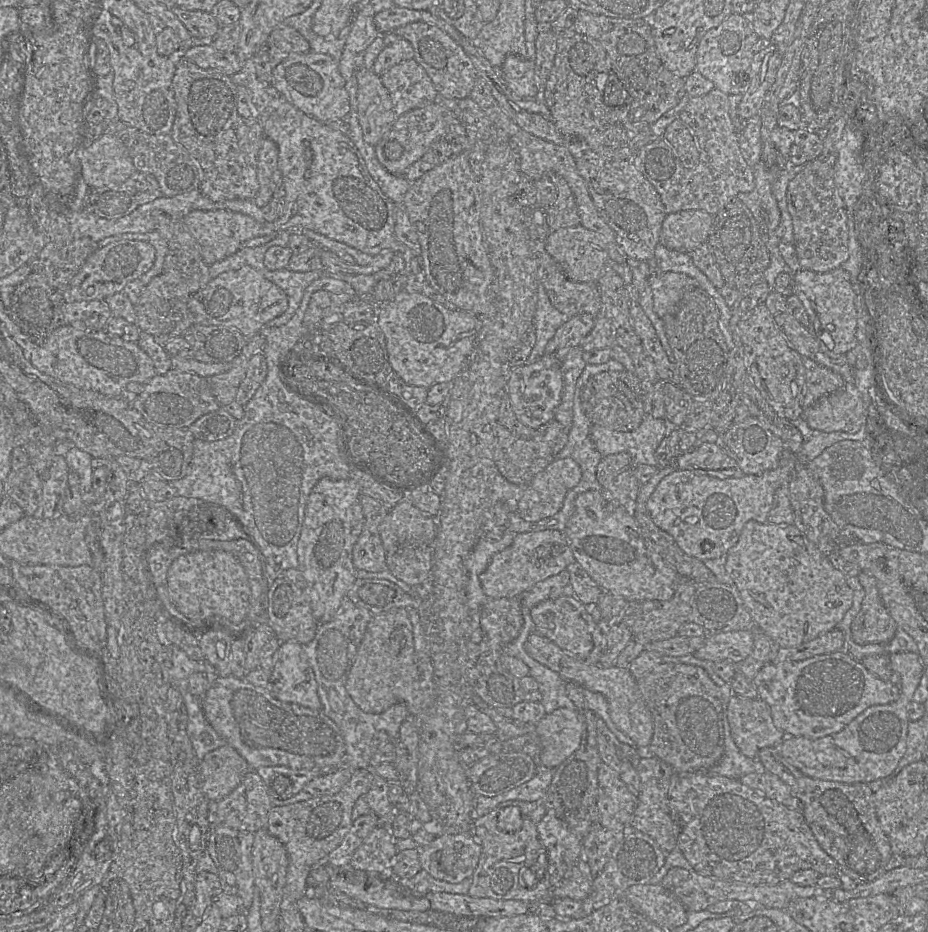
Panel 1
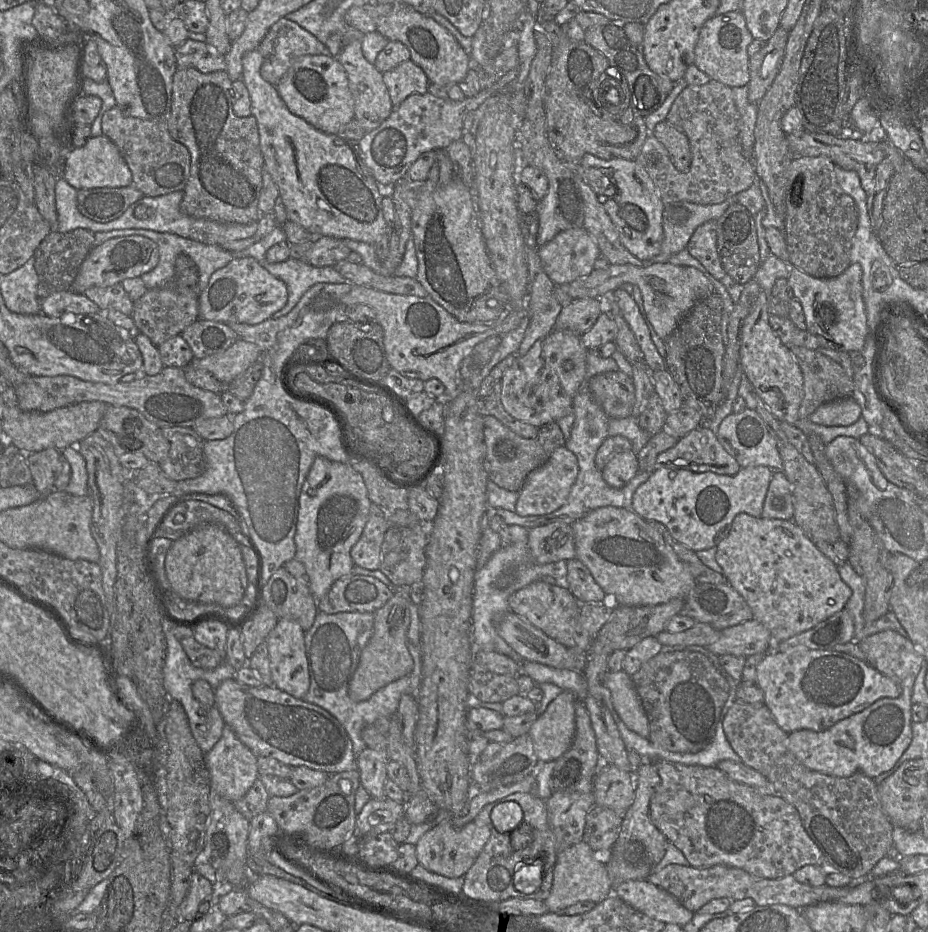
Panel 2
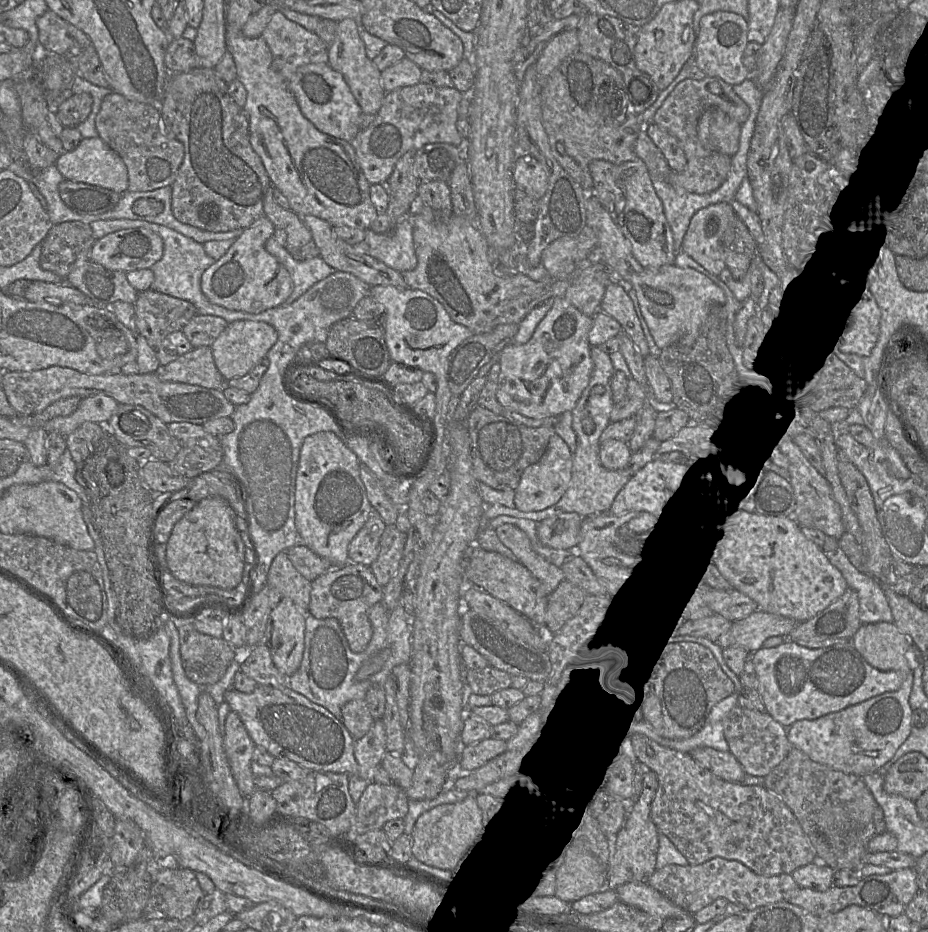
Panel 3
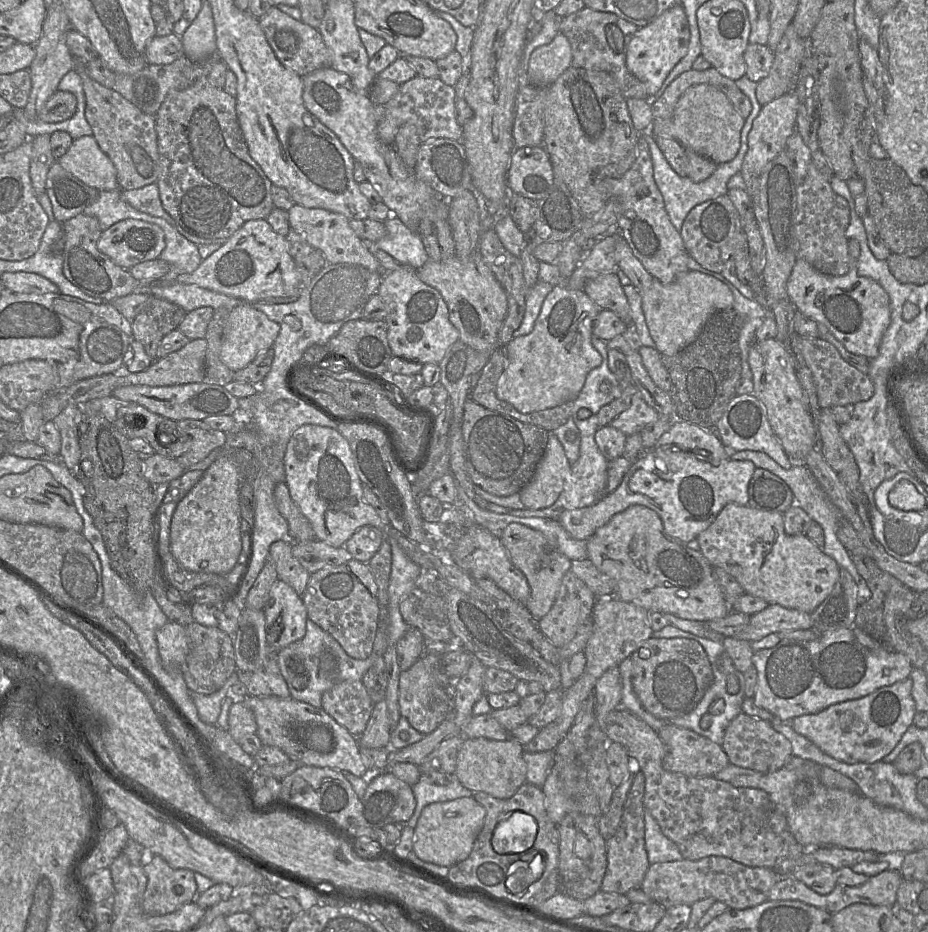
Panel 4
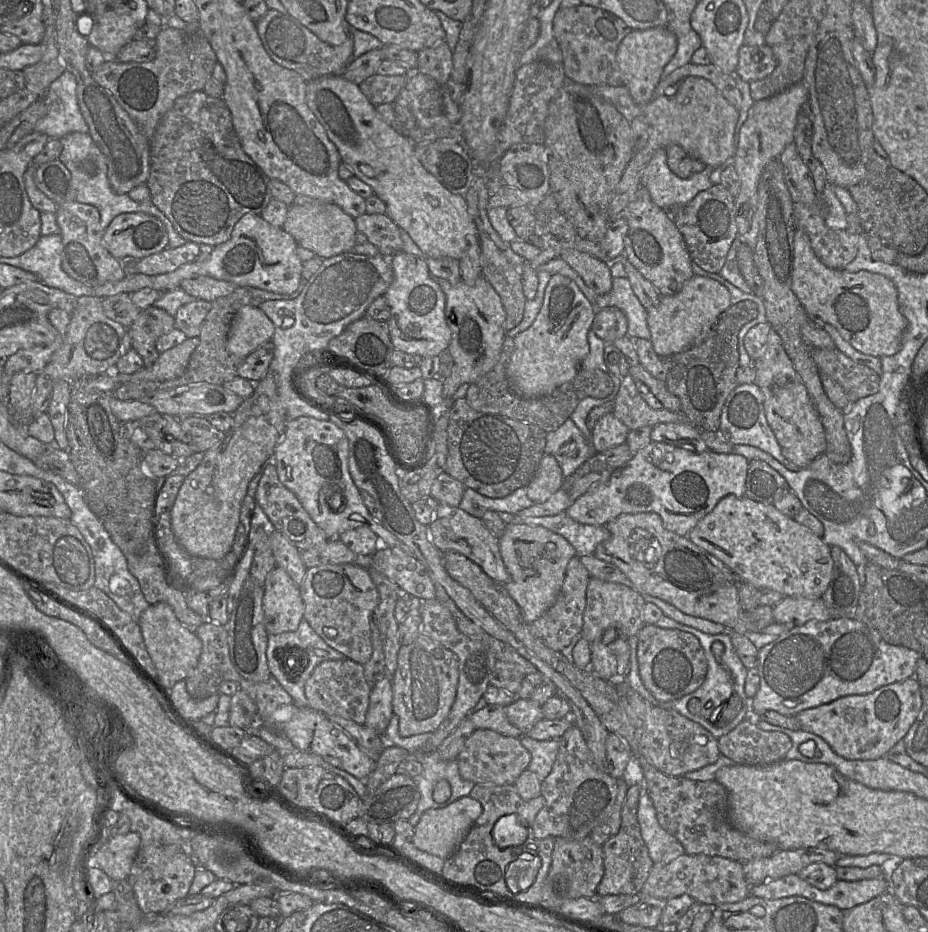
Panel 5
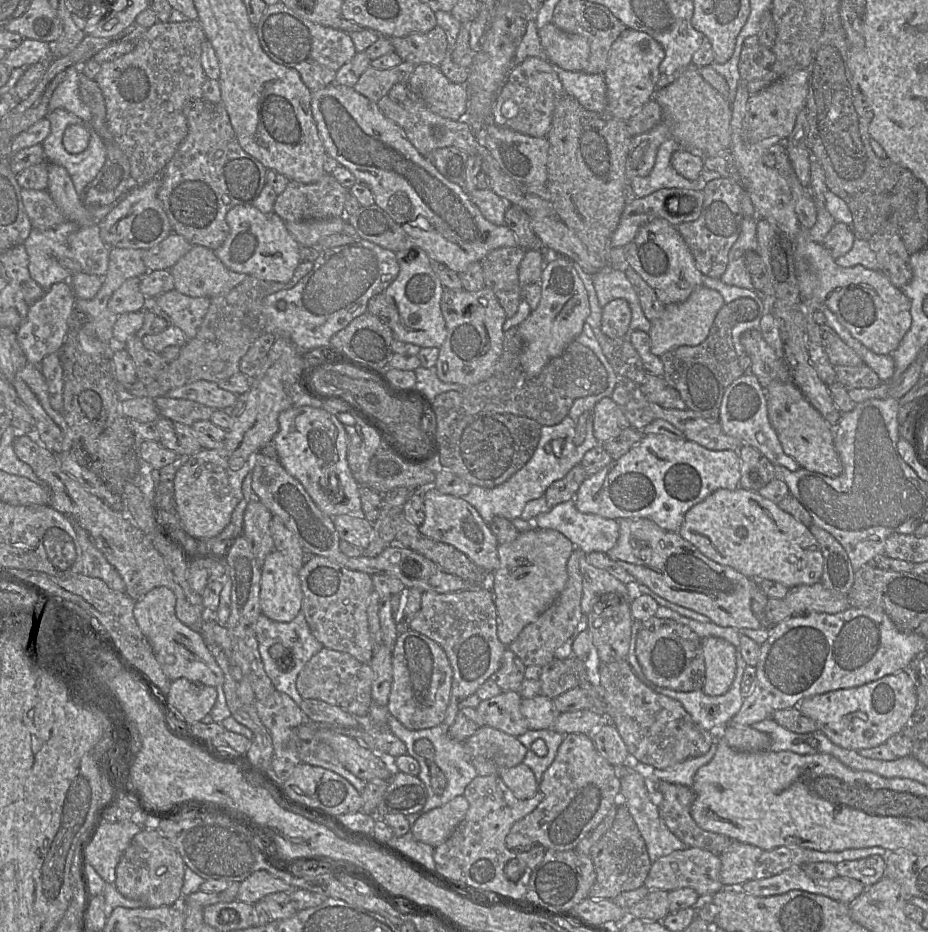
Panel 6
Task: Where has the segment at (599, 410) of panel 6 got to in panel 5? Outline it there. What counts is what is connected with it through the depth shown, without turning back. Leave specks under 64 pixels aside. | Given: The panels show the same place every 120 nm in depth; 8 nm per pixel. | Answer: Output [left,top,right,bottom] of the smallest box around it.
[592,413,629,453]

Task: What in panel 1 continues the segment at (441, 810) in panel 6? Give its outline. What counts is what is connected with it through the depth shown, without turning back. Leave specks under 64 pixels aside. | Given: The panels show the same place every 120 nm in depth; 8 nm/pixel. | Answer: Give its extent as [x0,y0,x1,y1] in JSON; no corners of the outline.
[417,833,481,884]

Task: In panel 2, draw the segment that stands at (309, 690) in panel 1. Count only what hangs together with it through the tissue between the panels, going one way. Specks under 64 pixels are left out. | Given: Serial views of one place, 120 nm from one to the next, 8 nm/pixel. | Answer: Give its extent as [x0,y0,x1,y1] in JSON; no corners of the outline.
[266,618,310,700]

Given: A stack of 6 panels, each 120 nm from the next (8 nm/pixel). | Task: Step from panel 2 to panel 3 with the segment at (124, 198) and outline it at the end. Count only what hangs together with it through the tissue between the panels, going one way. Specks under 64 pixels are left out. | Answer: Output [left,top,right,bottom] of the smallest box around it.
[59,179,122,215]

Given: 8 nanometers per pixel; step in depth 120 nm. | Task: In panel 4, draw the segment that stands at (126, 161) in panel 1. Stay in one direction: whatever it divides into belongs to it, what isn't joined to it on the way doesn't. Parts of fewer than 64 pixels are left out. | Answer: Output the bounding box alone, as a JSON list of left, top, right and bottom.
[57,136,119,191]

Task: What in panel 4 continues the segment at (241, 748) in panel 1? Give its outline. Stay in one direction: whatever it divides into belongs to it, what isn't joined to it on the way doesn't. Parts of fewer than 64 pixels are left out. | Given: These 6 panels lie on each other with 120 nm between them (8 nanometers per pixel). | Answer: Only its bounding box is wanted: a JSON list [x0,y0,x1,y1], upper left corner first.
[236,697,370,778]

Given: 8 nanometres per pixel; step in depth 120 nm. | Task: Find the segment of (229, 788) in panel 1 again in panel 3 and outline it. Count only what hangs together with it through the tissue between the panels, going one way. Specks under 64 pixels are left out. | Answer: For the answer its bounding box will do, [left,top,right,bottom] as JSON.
[223,711,282,798]

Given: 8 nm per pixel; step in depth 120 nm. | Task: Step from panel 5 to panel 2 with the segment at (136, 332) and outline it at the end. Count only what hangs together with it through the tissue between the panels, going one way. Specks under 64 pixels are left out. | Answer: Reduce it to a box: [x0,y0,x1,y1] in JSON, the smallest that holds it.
[132,254,199,346]

